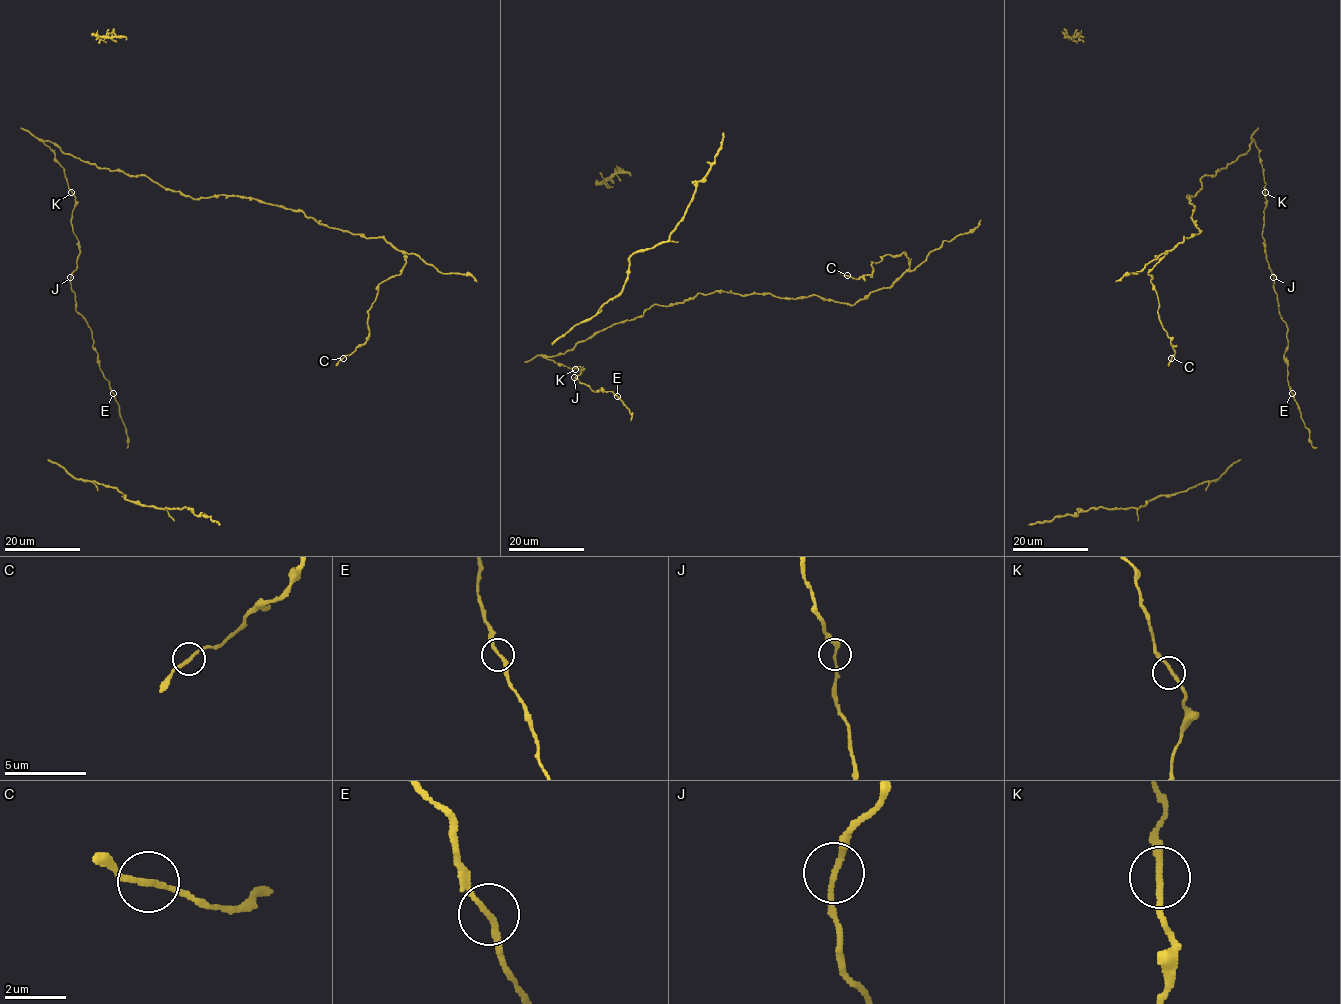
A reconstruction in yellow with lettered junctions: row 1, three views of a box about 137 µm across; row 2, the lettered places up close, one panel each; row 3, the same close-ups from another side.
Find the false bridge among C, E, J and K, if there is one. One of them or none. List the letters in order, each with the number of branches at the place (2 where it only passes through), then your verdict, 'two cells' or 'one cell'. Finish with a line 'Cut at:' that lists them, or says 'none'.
C: 2 | one cell
E: 2 | two cells
J: 2 | one cell
K: 2 | one cell
Cut at: E

